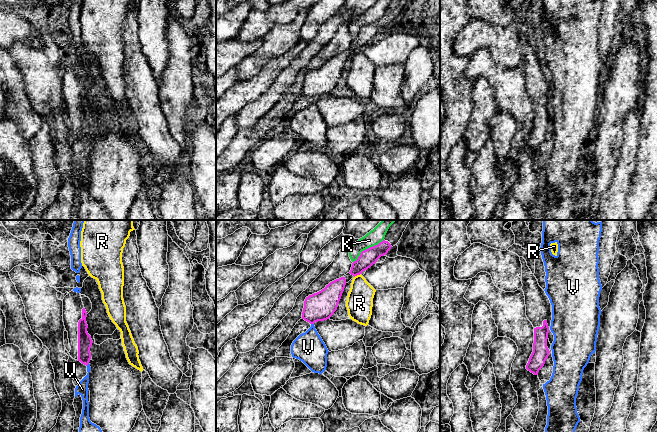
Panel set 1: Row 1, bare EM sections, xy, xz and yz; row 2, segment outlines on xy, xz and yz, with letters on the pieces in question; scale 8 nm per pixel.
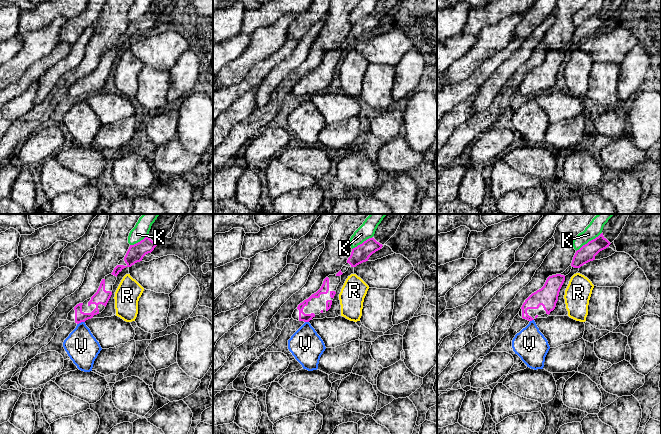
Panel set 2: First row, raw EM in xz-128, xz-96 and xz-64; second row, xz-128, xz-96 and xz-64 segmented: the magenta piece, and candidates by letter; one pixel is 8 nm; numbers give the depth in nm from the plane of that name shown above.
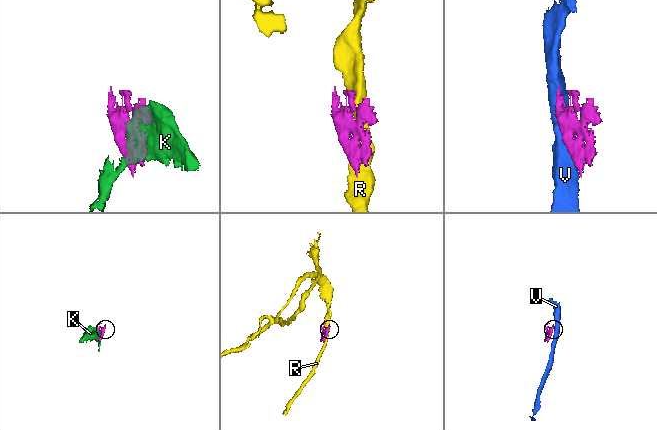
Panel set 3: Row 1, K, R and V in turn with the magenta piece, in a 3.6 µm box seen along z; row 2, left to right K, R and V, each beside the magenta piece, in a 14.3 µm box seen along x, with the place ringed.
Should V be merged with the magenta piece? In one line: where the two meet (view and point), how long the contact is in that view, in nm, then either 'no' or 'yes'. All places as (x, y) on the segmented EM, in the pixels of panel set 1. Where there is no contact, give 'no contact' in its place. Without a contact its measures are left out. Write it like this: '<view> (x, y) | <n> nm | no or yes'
xz (312, 323) | 30 nm | no

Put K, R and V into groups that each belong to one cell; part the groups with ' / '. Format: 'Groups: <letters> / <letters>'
Groups: K / R / V

